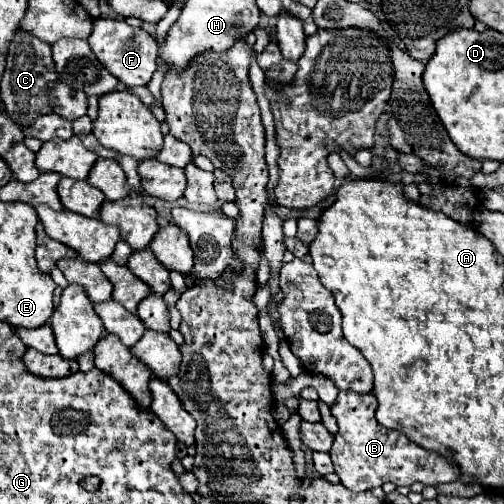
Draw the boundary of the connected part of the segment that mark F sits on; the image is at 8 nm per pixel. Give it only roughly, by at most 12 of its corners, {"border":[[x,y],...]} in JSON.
{"border":[[98,18],[88,44],[126,86],[146,86],[156,40],[124,20]]}

